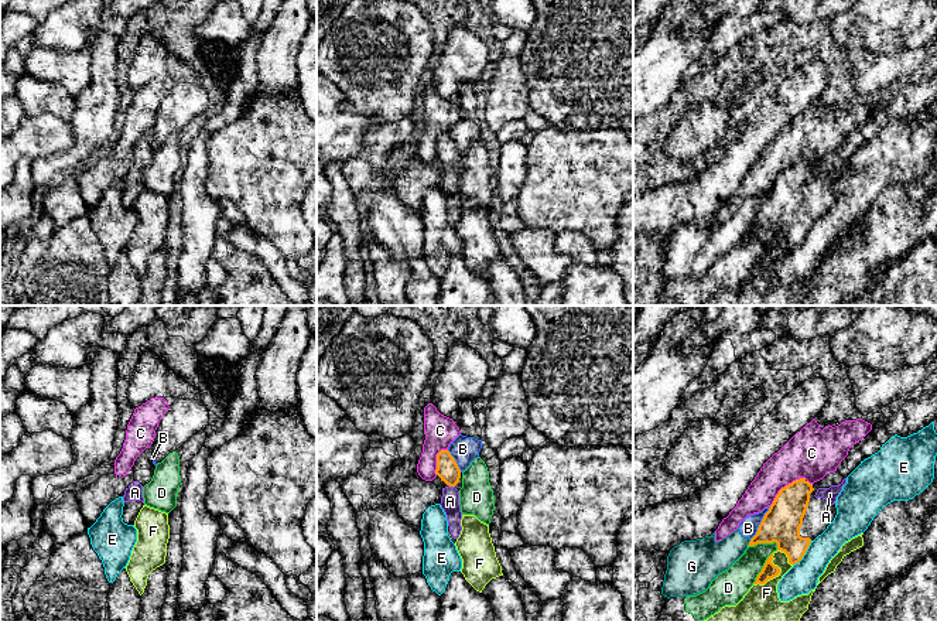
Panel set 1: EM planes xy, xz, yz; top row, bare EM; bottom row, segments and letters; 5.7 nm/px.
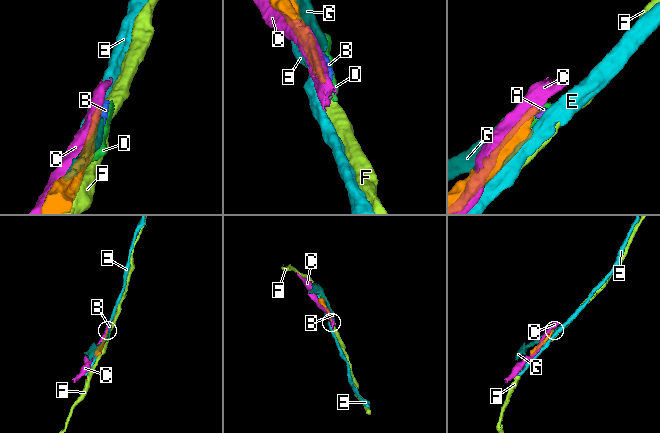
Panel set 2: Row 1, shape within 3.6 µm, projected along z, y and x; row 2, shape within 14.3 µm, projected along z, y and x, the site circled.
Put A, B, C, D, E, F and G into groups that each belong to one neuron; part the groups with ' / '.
A / B G / C / D / E / F

